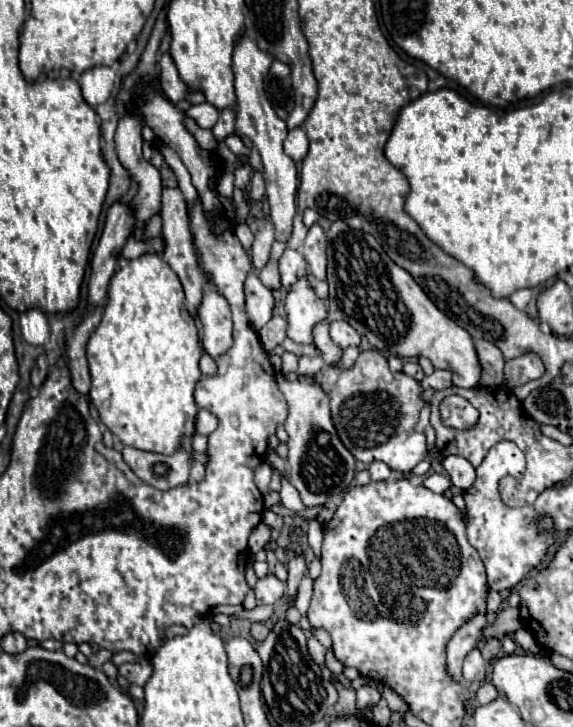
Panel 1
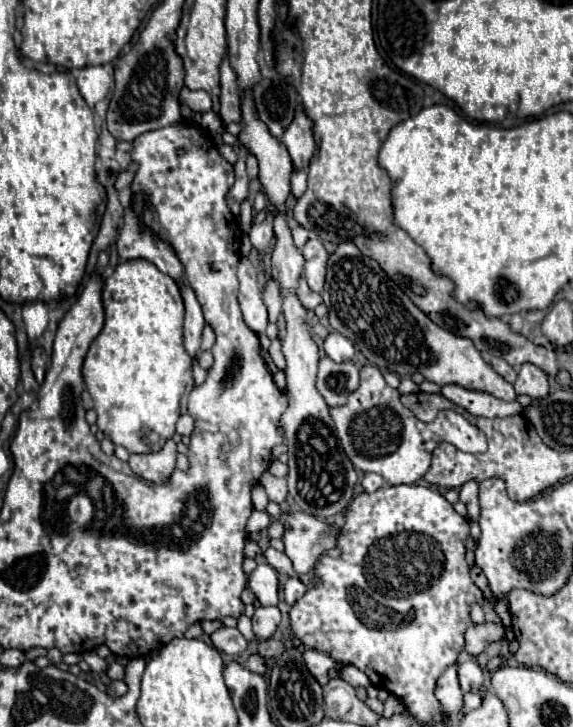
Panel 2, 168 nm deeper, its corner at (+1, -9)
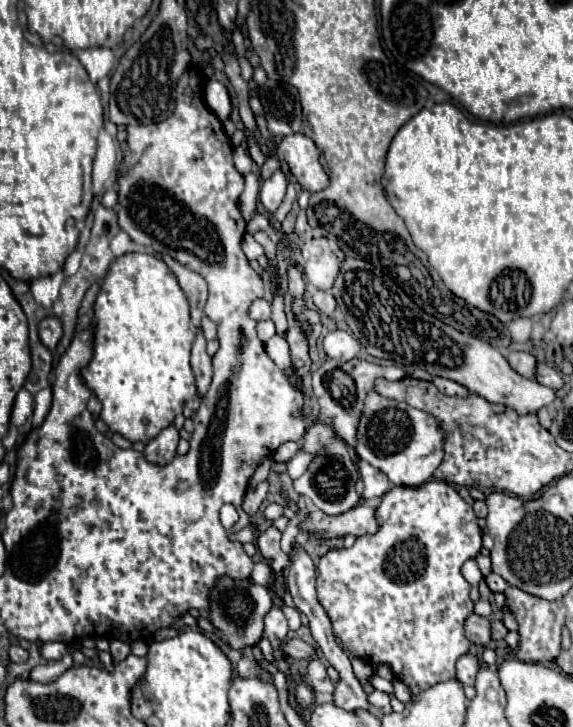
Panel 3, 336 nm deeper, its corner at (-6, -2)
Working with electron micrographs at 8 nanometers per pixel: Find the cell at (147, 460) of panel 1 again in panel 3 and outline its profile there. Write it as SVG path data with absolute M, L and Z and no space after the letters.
M174 426L164 428L154 440L150 440L144 448L144 456L150 464L170 464L176 456L176 446L178 446L178 430Z

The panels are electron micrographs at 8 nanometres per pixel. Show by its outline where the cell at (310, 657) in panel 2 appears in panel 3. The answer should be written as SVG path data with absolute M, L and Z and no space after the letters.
M312 658L312 660L310 660L306 678L308 678L308 682L314 686L316 692L320 692L320 694L332 694L334 684L332 684L332 680L328 678L328 674L326 674L326 666L322 664L320 658Z

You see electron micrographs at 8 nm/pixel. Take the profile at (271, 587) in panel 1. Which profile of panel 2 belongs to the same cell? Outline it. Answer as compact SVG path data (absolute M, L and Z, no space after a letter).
M257 607L255 615L251 617L253 631L257 639L269 639L277 631L281 623L281 613L277 607Z

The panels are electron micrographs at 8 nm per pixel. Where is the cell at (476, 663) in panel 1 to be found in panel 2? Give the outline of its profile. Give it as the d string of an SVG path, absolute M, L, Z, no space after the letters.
M471 657L459 661L457 665L457 675L459 675L459 683L463 691L473 691L479 693L483 687L483 671L479 667L479 663Z

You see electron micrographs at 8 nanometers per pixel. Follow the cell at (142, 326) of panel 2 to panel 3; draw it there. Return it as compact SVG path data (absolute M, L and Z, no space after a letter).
M130 252L110 266L94 306L94 356L82 370L86 386L102 402L100 418L112 430L130 442L150 442L168 428L186 400L196 396L196 378L190 368L190 348L196 328L192 328L188 300L176 282L172 270L152 254Z

